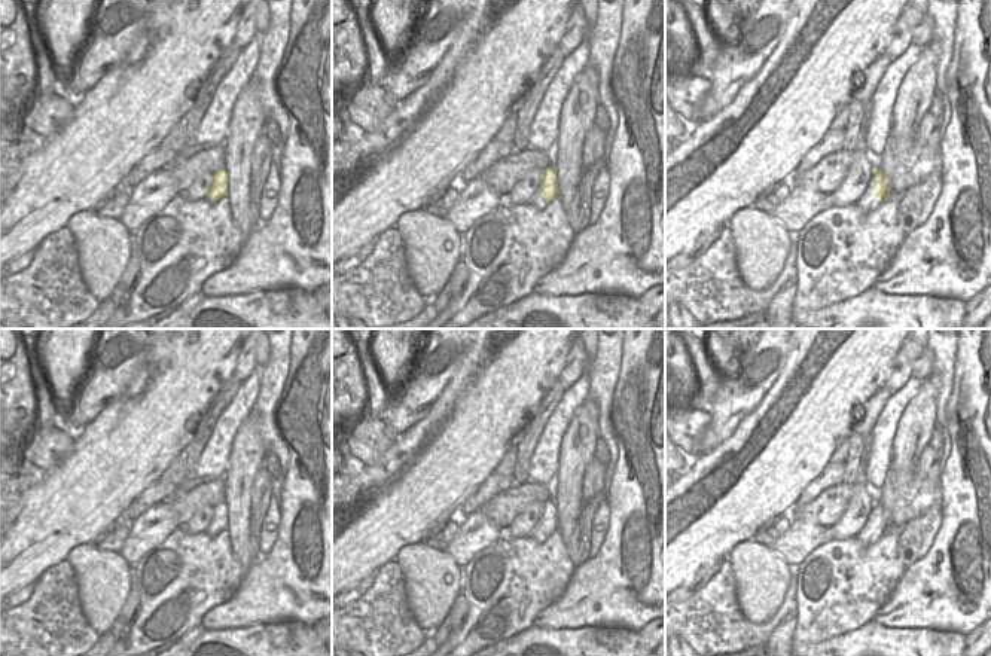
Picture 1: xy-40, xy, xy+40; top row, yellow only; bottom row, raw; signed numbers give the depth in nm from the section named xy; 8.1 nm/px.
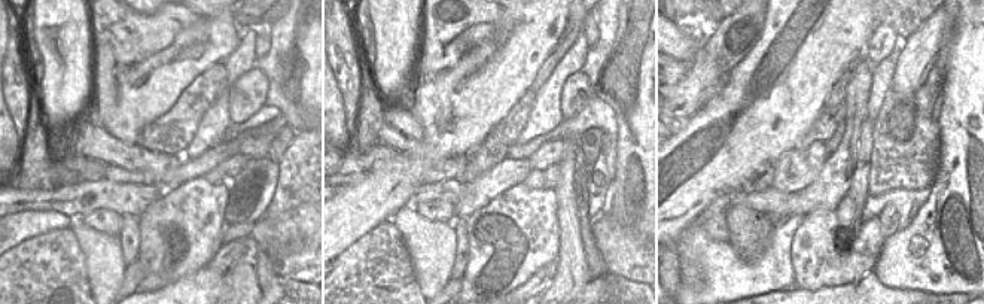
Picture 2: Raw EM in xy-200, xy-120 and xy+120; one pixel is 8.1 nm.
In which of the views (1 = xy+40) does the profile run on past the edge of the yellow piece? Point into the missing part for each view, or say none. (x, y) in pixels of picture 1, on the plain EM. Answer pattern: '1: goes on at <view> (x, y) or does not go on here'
1: does not go on here

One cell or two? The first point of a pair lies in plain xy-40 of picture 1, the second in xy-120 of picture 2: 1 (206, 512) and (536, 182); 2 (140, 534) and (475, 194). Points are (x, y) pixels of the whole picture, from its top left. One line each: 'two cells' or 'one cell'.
1: one cell
2: one cell

